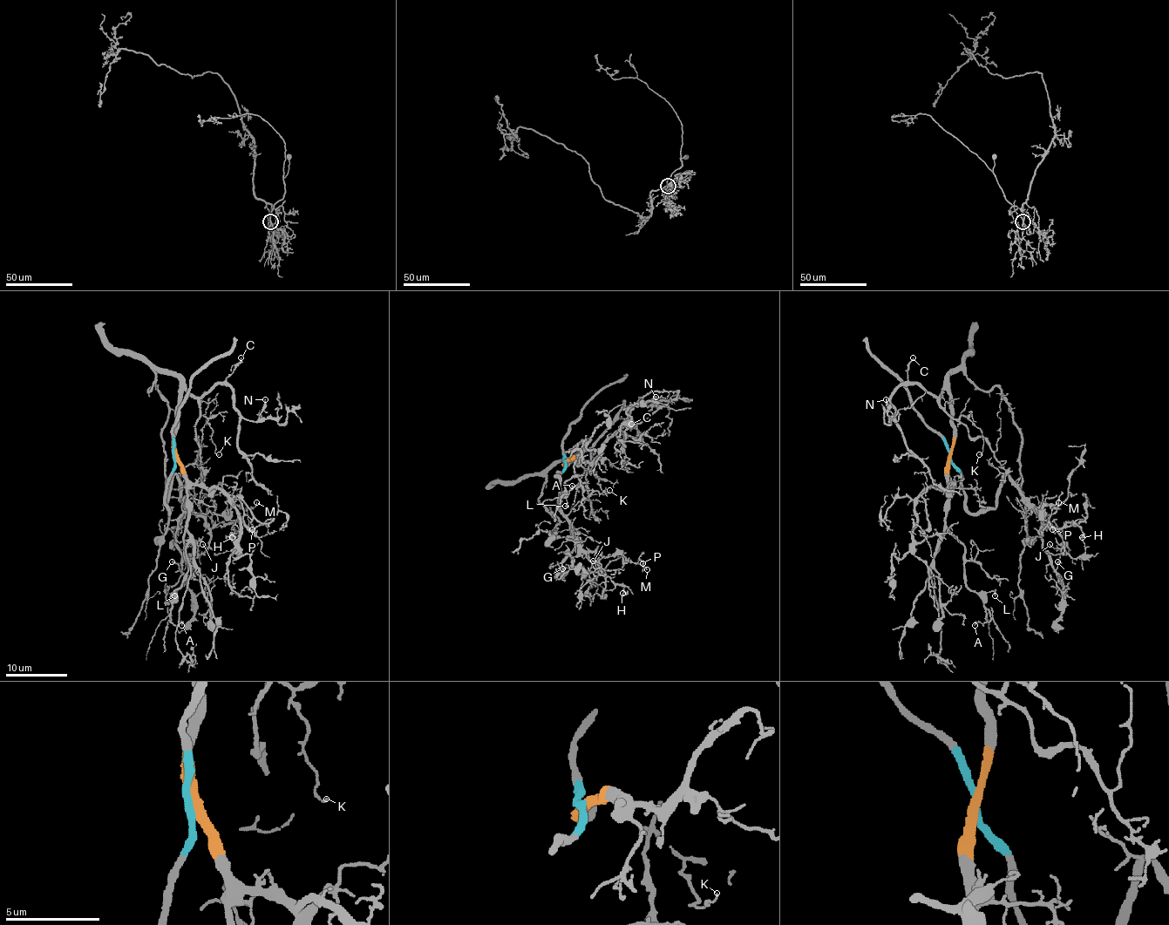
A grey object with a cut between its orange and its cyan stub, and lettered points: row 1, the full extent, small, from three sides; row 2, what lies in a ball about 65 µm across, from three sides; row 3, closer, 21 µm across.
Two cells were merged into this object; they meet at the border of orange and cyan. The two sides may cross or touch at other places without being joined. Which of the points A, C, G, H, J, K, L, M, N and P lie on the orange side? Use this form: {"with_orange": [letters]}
{"with_orange": ["A", "C", "K", "L", "N"]}

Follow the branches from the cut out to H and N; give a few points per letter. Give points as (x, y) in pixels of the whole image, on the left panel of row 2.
H: (174, 456), (165, 494), (168, 513), (170, 480), (176, 474), (179, 498), (211, 528), (231, 524), (231, 538)
N: (176, 456), (176, 405), (185, 390), (200, 397), (227, 384), (233, 405), (249, 420), (259, 418), (265, 399)

